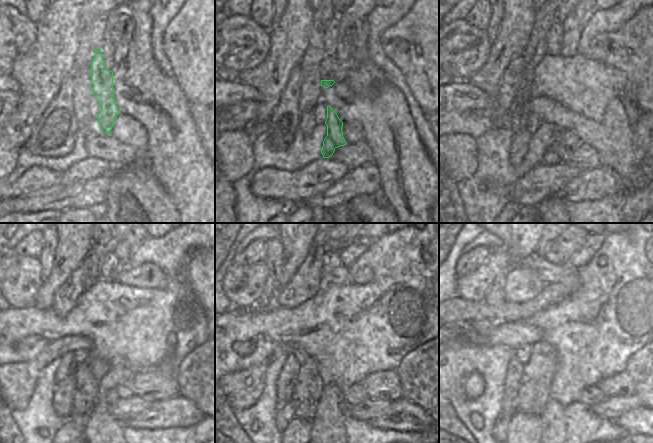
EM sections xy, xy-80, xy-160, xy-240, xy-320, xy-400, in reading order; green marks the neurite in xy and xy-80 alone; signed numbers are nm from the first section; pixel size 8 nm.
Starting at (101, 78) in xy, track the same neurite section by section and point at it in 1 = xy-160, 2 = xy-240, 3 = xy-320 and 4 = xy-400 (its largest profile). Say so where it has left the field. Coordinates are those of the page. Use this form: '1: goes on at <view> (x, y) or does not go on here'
1: goes on at xy-160 (557, 154)
2: goes on at xy-240 (122, 391)
3: goes on at xy-320 (356, 394)
4: goes on at xy-400 (591, 395)

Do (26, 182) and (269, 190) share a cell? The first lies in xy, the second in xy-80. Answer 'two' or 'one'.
one

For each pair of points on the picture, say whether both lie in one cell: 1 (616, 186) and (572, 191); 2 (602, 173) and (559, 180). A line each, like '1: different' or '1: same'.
1: same
2: different

